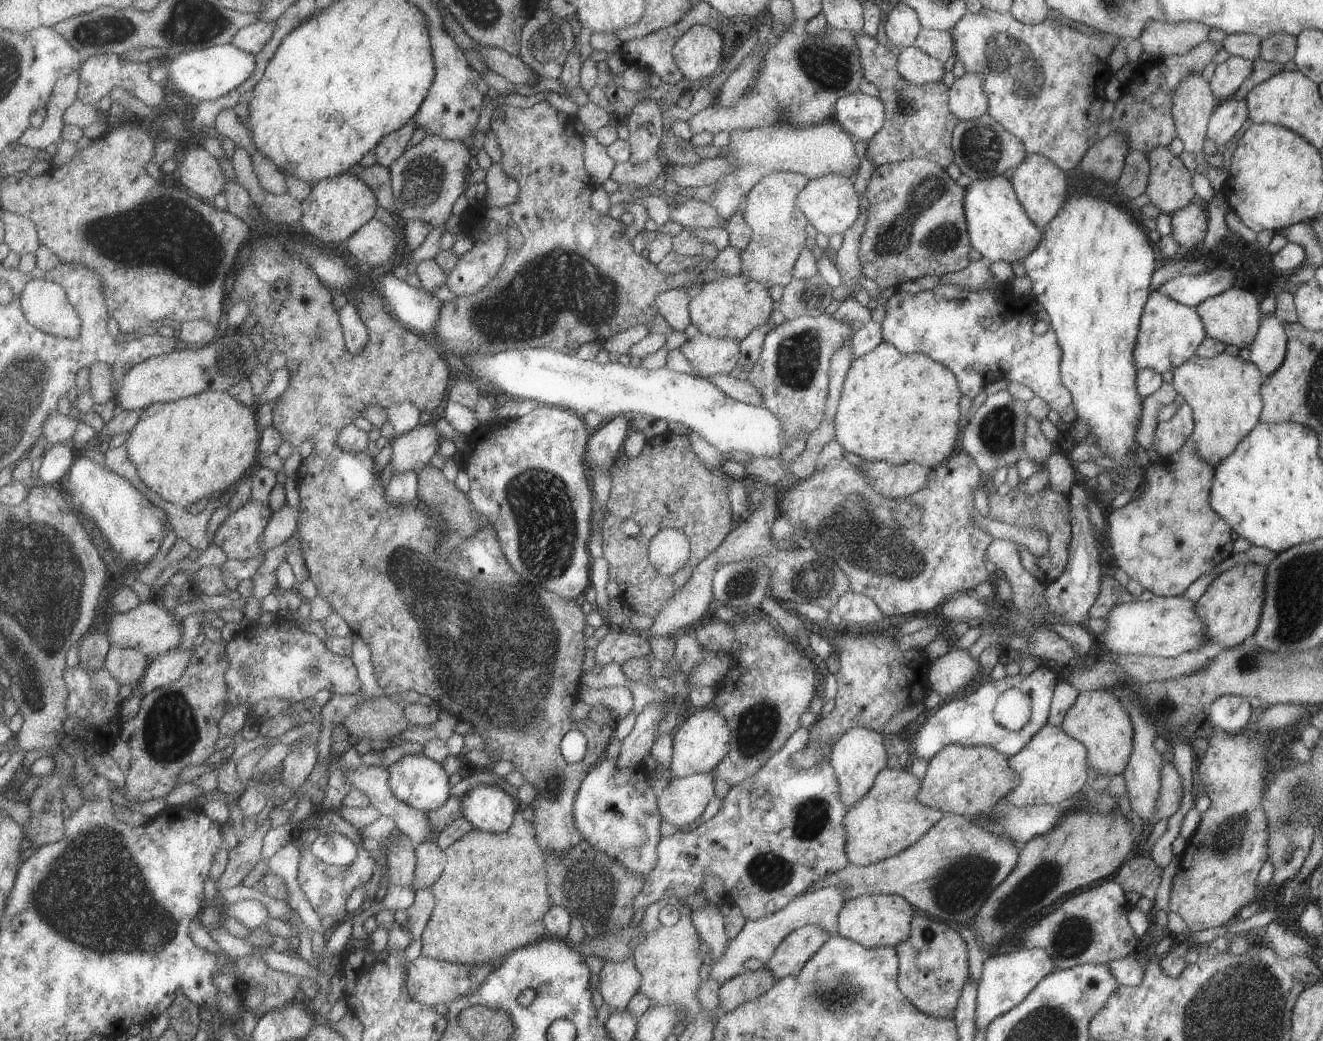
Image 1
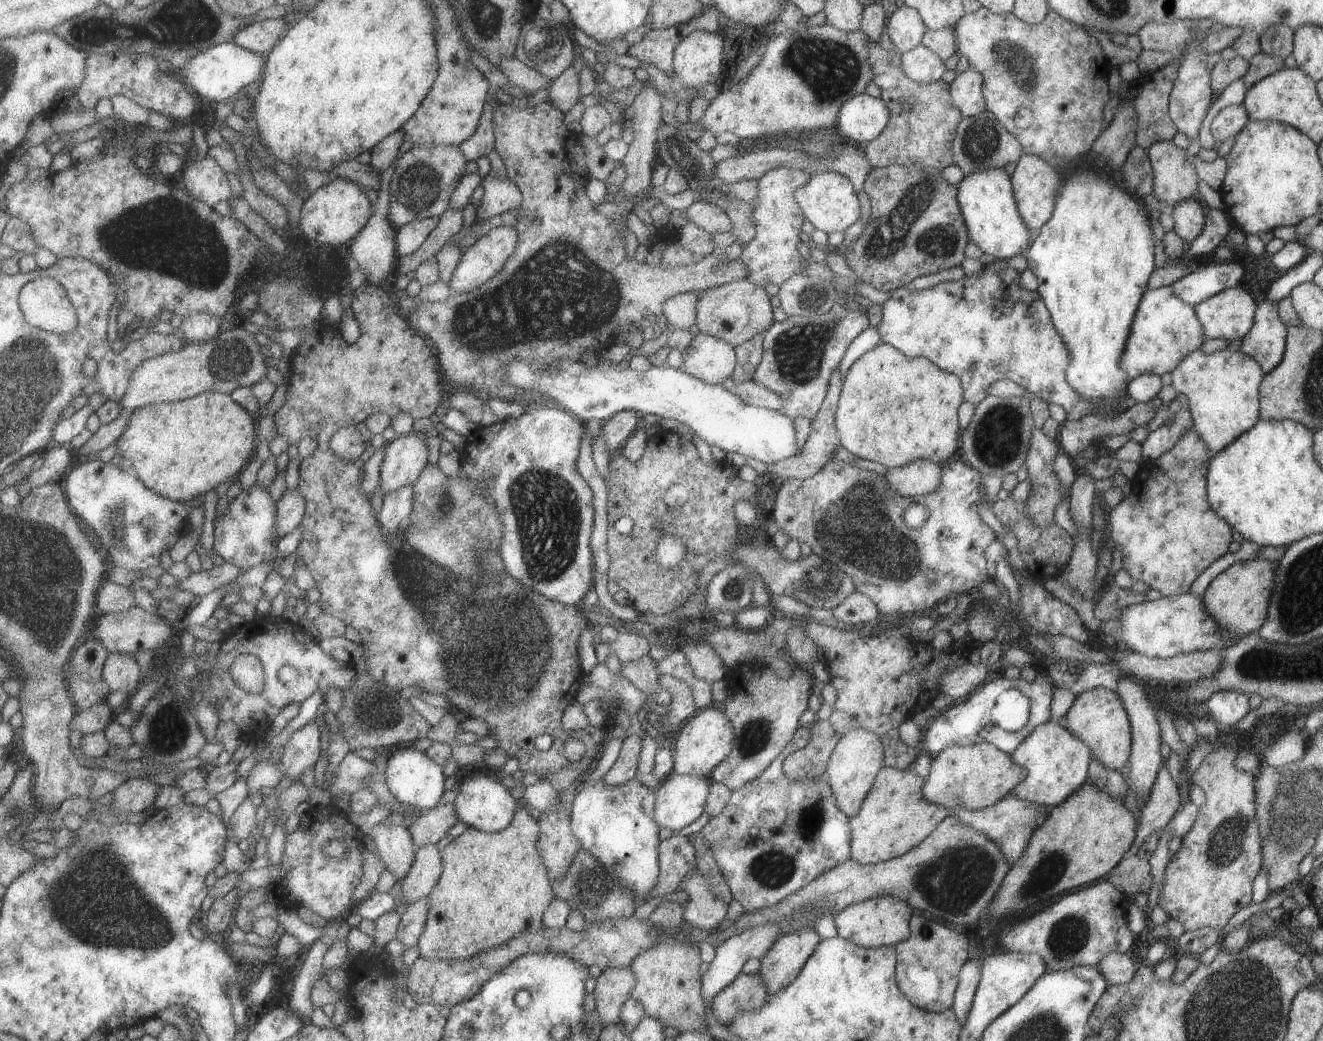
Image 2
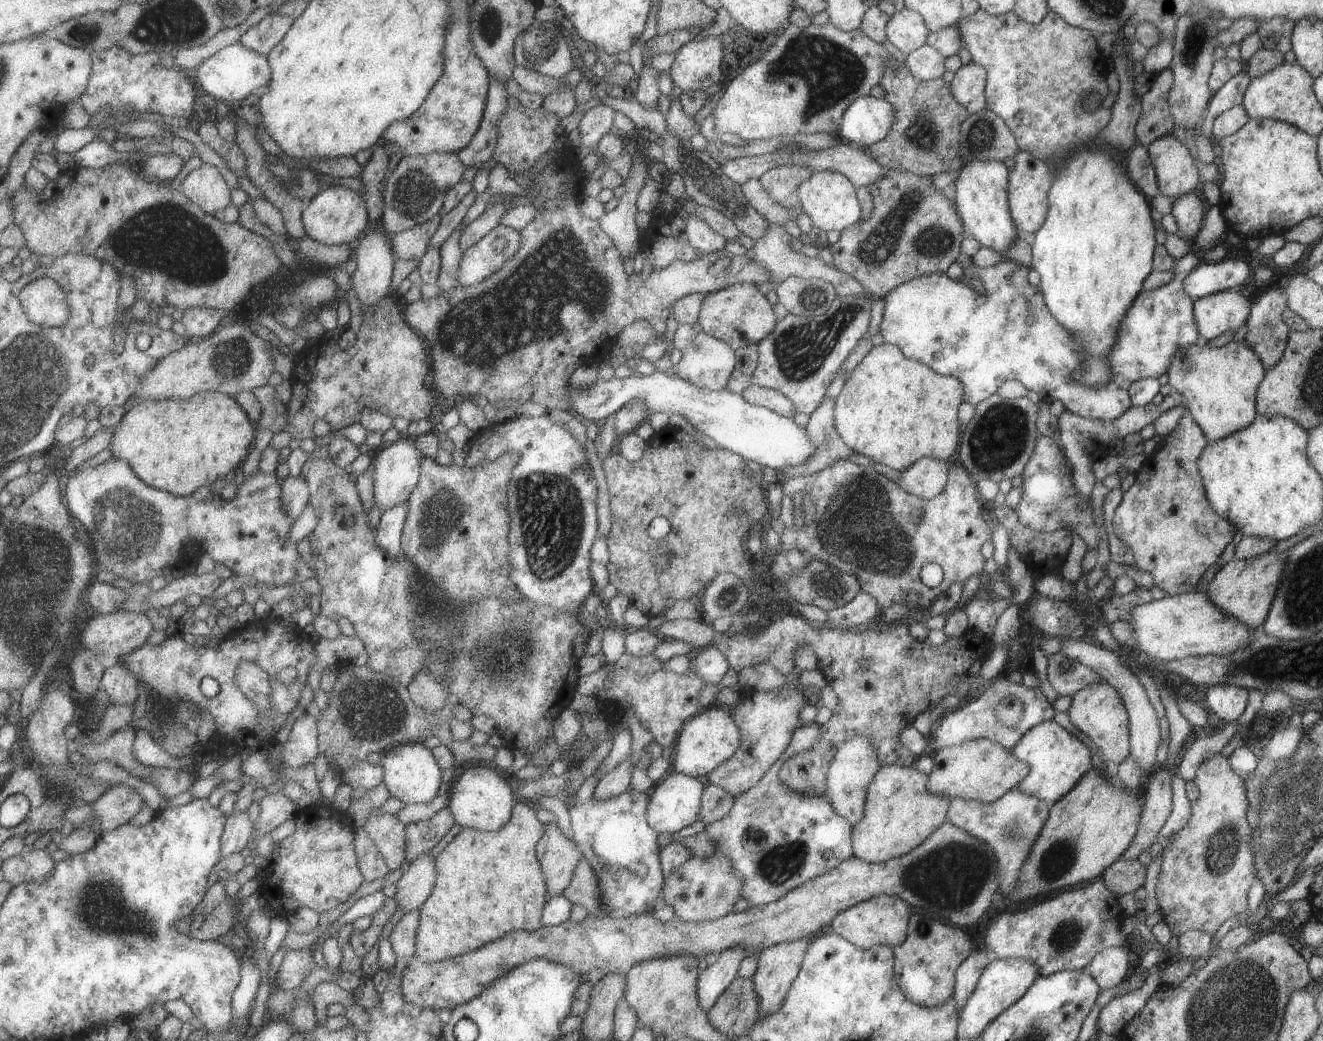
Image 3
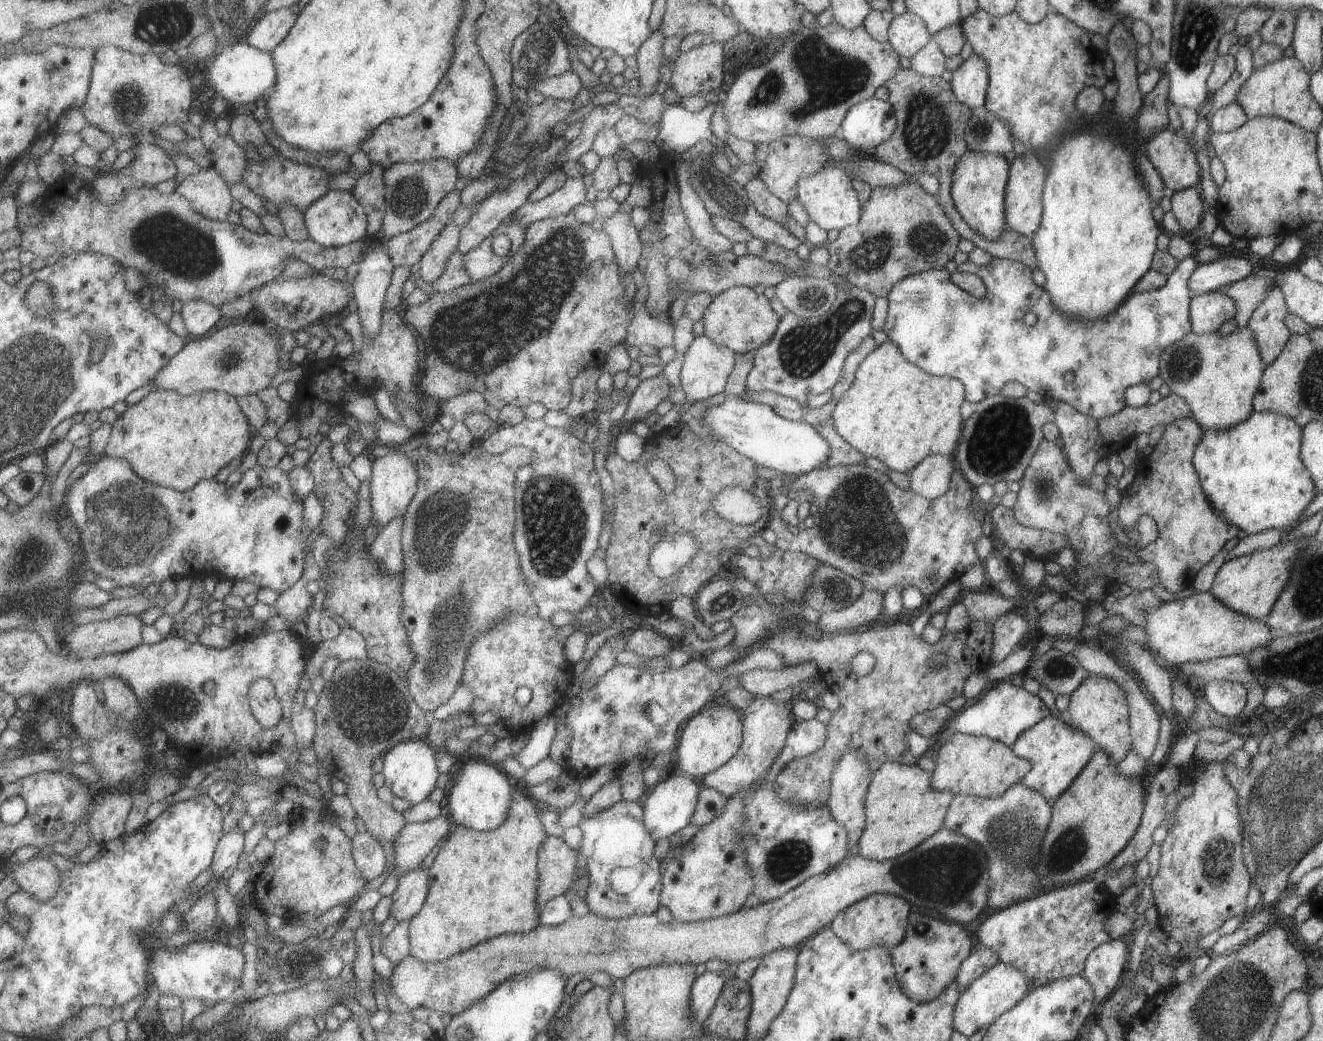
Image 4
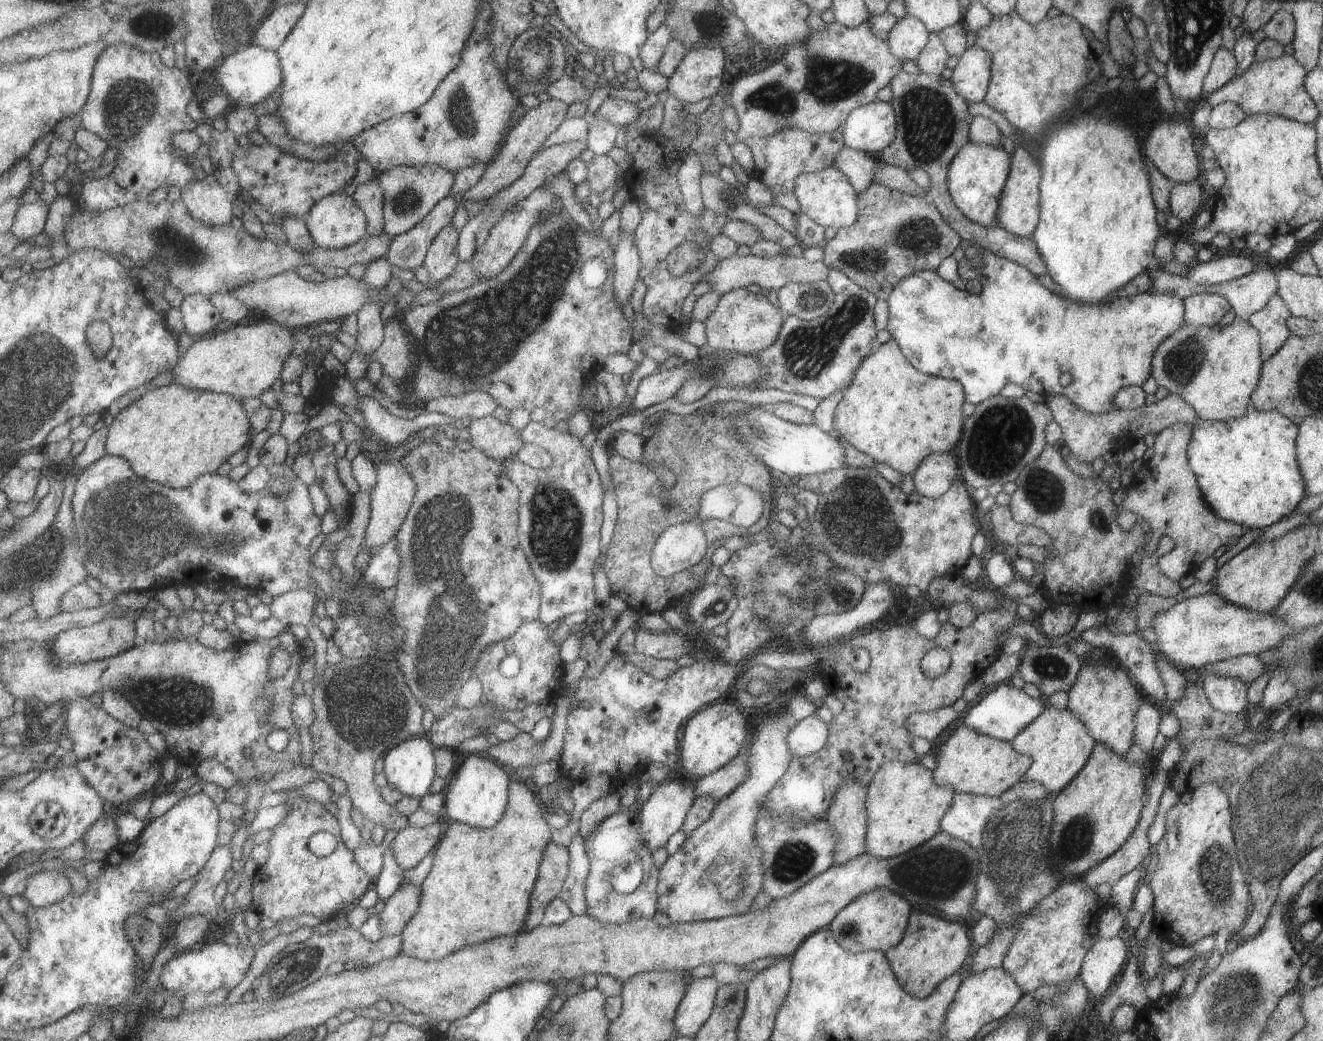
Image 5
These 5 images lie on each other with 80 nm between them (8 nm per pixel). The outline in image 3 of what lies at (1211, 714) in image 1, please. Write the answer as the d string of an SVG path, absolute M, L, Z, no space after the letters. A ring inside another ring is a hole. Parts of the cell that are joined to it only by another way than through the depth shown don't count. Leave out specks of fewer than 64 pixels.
M1231 683L1211 685L1205 692L1206 708L1215 713L1221 724L1233 722L1245 708L1248 690Z

